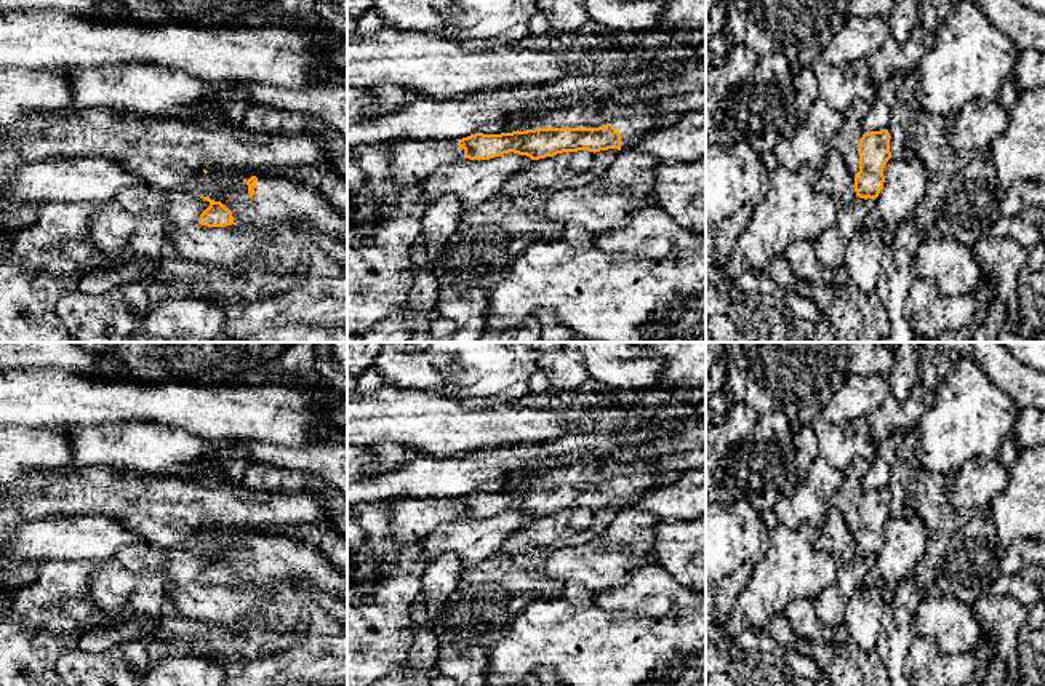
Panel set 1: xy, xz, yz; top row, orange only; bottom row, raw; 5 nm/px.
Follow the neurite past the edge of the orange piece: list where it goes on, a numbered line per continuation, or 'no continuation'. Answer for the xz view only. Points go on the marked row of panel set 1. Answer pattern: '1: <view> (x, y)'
1: xz (634, 128)

